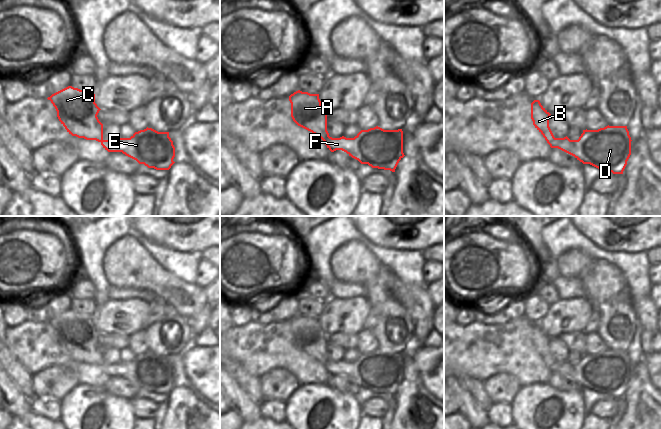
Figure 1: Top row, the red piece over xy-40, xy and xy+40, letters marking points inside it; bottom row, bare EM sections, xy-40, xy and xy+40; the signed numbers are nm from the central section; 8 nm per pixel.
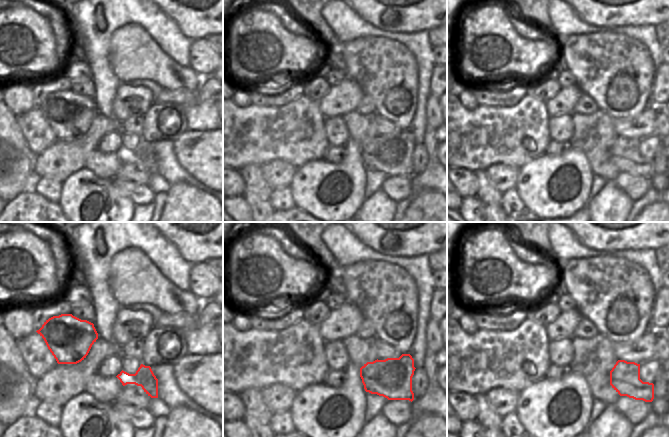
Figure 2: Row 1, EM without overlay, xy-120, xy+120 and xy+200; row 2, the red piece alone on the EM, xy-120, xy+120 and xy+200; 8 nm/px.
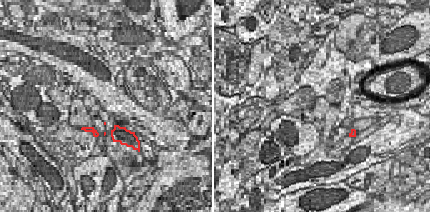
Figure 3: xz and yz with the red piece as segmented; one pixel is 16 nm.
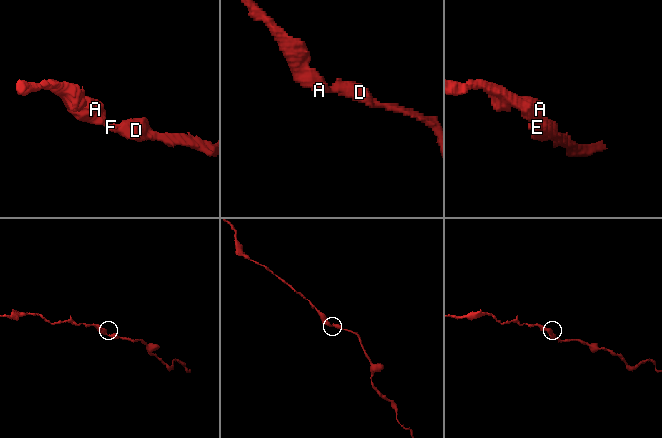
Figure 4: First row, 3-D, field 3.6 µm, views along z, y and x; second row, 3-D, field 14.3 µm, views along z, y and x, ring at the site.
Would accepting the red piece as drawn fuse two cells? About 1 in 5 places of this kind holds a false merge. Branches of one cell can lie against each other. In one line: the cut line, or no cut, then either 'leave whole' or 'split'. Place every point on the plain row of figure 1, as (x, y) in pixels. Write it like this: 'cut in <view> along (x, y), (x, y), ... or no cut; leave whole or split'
no cut; leave whole

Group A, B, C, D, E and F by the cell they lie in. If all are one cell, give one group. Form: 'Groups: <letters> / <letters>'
Groups: A B C D E F

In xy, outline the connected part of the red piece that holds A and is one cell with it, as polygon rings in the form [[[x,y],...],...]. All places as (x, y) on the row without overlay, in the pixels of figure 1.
[[[300,314],[289,320],[291,341],[300,351],[321,362],[334,376],[342,374],[361,388],[395,396],[403,377],[403,355],[384,354],[378,350],[361,354],[354,362],[332,362],[327,355],[327,335],[321,329],[319,318]]]

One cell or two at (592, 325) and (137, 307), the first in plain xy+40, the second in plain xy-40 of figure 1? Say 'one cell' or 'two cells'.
two cells

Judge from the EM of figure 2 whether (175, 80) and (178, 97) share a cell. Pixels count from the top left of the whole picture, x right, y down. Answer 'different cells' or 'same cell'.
different cells

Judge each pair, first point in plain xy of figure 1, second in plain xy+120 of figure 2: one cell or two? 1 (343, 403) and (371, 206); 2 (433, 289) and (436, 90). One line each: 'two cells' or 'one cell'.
1: two cells
2: one cell

